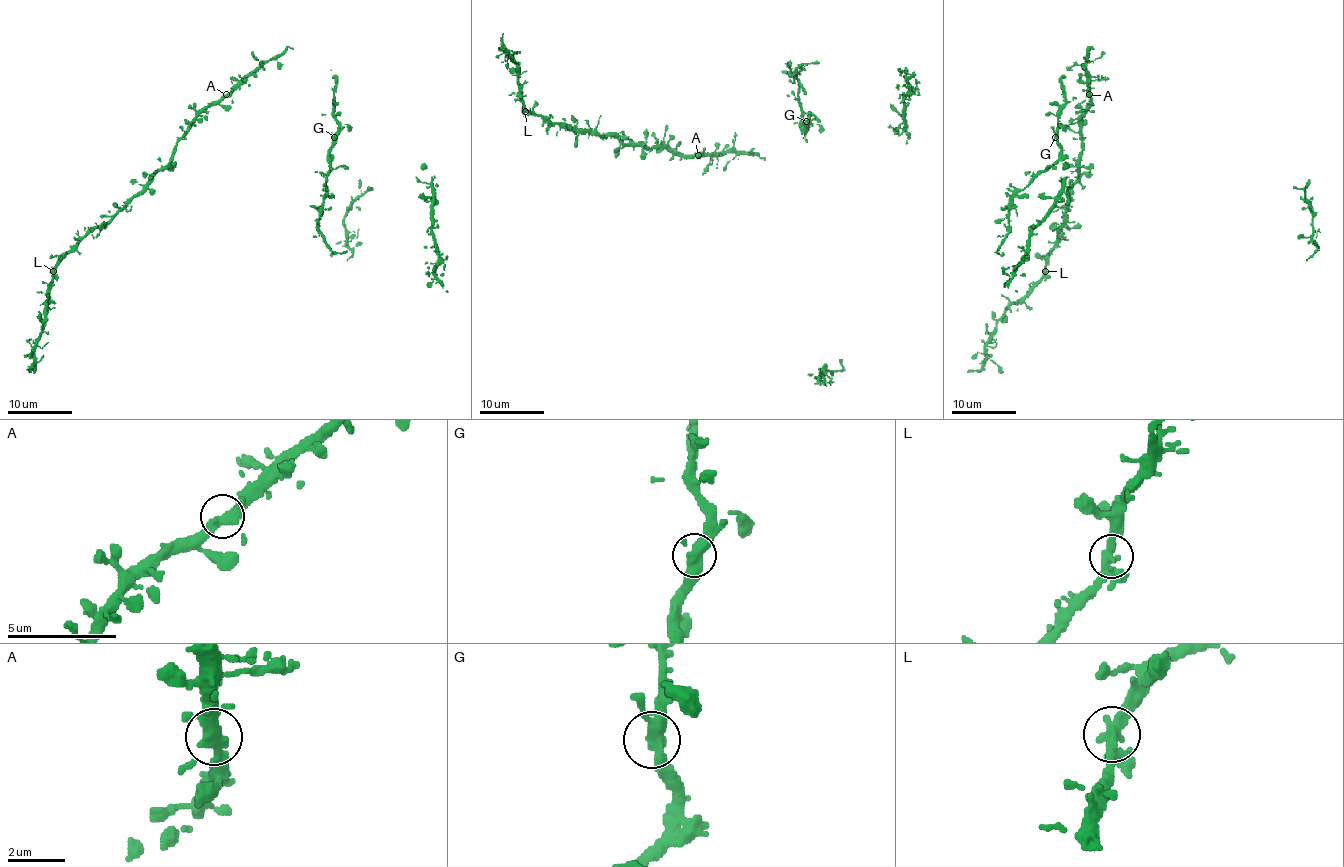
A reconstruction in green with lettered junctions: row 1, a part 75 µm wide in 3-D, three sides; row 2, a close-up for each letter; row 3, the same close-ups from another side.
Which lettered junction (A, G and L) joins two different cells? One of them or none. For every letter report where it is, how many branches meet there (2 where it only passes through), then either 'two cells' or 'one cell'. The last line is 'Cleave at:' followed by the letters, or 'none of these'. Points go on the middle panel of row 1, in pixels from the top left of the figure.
A: (698, 155) | 3 | one cell
G: (806, 121) | 3 | one cell
L: (525, 111) | 3 | one cell
Cleave at: none of these

